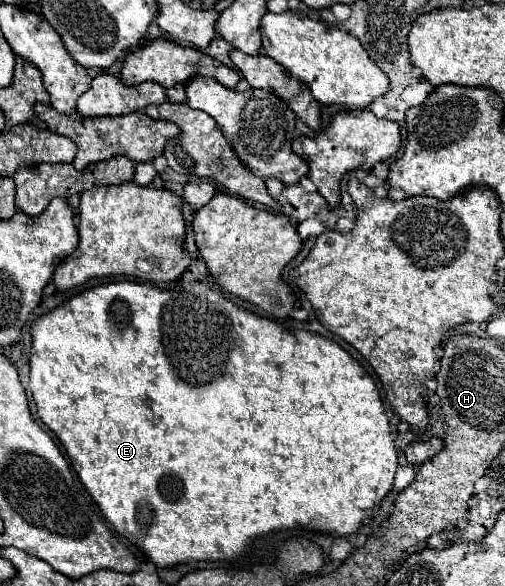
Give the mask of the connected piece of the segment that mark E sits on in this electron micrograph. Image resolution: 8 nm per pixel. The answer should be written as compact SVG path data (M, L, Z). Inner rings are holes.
M110 282L88 288L72 296L64 306L40 316L30 332L30 390L38 418L62 442L80 482L94 498L104 518L158 568L172 568L190 560L236 560L250 552L254 538L280 530L306 528L336 538L350 536L360 528L362 520L372 518L380 510L380 502L394 486L398 468L396 448L380 392L370 374L336 342L304 330L290 332L268 318L234 306L216 288L186 282L182 290L160 290L144 282Z

